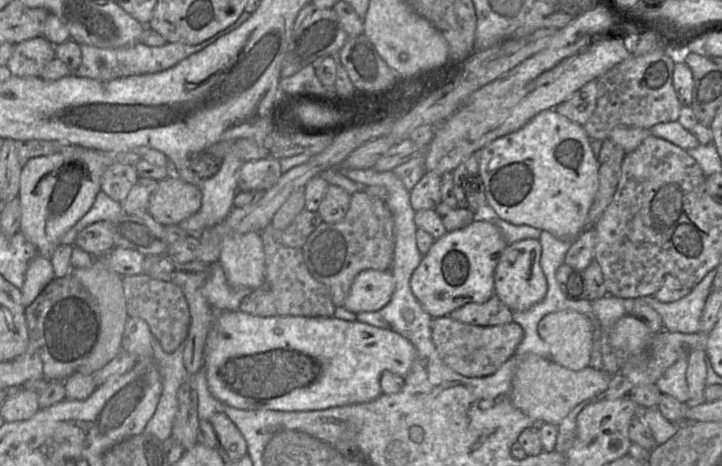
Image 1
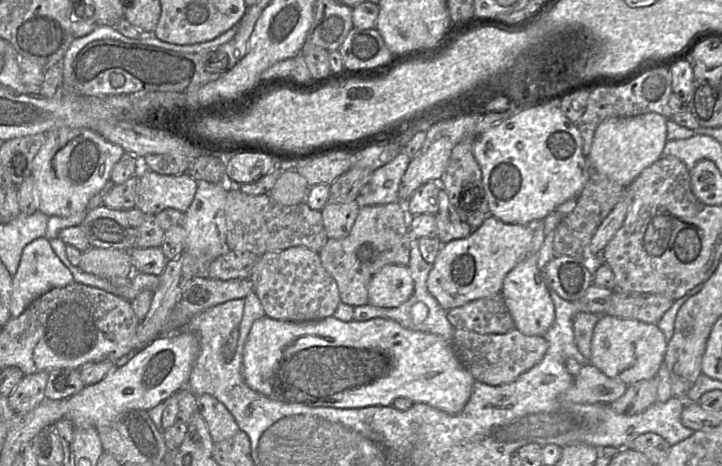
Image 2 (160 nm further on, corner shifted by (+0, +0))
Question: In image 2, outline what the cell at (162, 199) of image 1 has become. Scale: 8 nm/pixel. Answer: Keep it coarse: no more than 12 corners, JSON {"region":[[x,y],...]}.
{"region":[[147,169],[135,208],[150,216],[167,208],[185,213],[197,185],[187,172]]}

